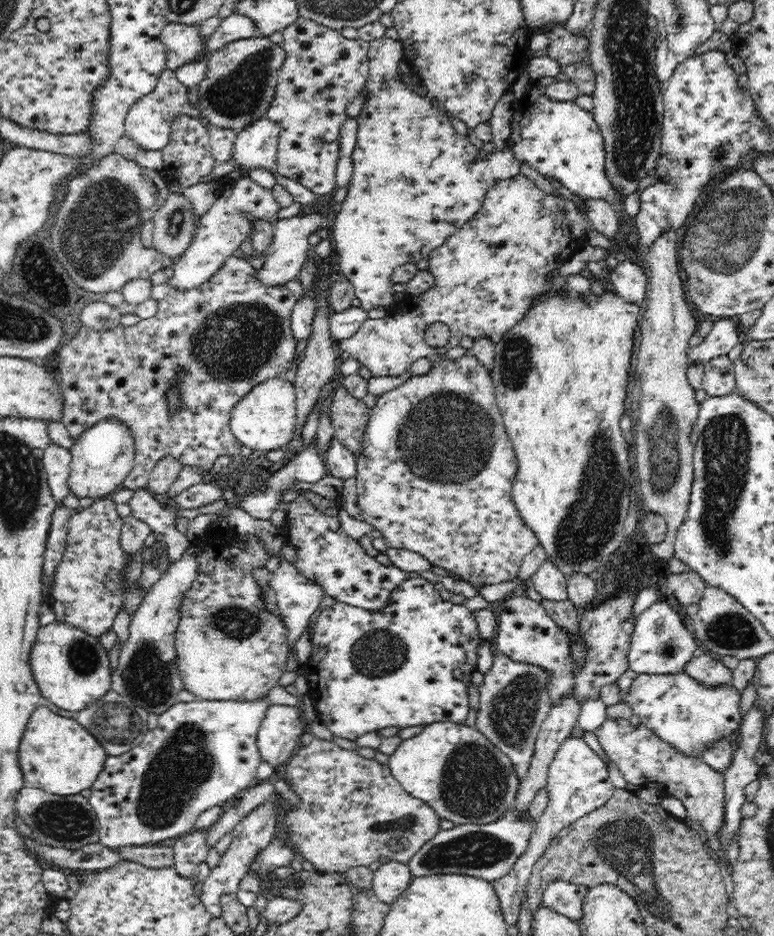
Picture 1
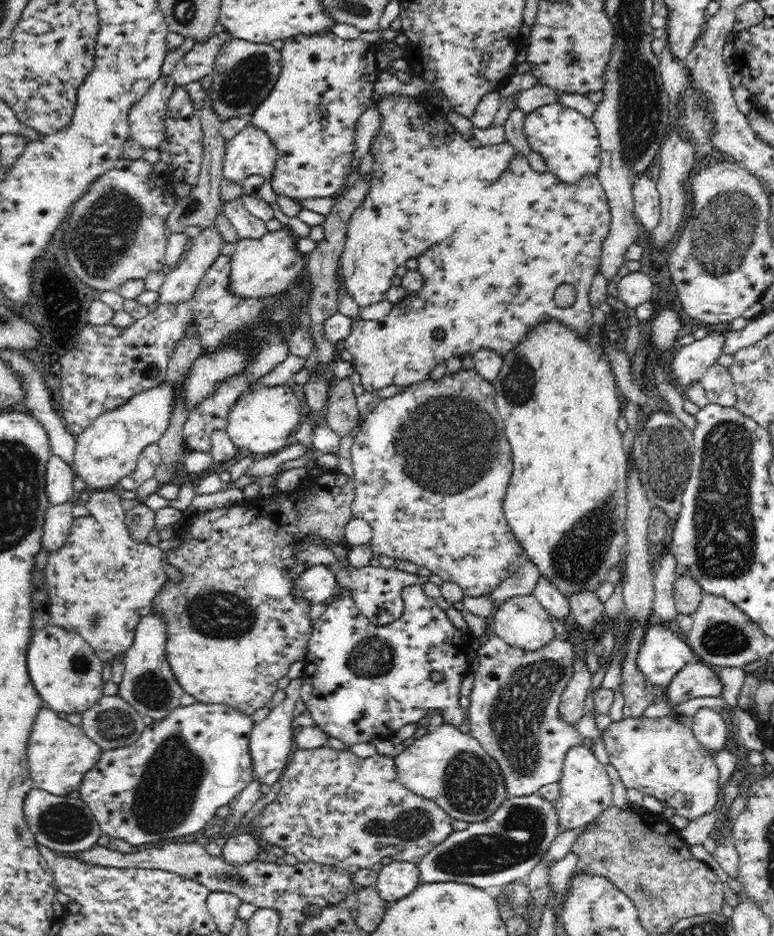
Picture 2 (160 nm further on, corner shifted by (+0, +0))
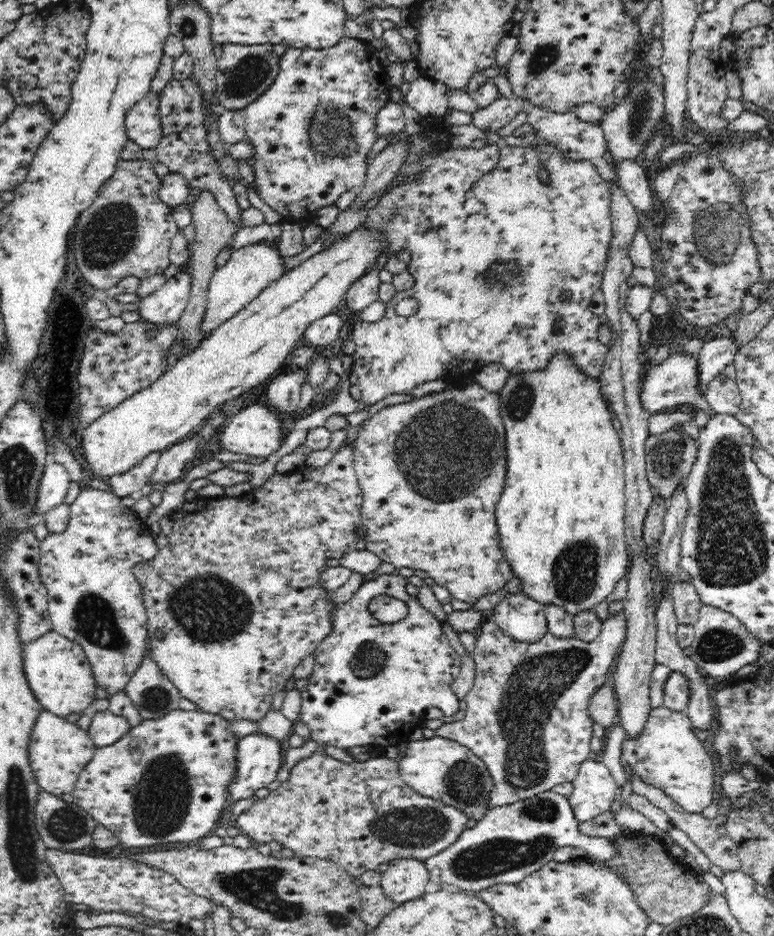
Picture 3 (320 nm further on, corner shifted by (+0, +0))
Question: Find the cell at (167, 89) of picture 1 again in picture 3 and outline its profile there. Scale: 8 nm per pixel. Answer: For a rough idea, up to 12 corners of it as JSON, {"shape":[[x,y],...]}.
{"shape":[[148,93],[125,117],[128,138],[156,148],[162,136],[159,93]]}

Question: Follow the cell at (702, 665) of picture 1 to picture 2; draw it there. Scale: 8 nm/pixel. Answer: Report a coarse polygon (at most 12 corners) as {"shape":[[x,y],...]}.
{"shape":[[688,663],[666,688],[668,704],[721,696],[716,671]]}

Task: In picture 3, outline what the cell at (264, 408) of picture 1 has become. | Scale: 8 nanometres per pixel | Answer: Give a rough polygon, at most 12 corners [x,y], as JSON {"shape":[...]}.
{"shape":[[248,405],[217,429],[213,450],[268,459],[282,444],[283,418]]}

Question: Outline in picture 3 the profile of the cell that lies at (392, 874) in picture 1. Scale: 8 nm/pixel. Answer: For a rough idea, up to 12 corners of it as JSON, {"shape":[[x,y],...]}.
{"shape":[[397,859],[381,876],[400,905],[419,899],[430,881],[426,864]]}

